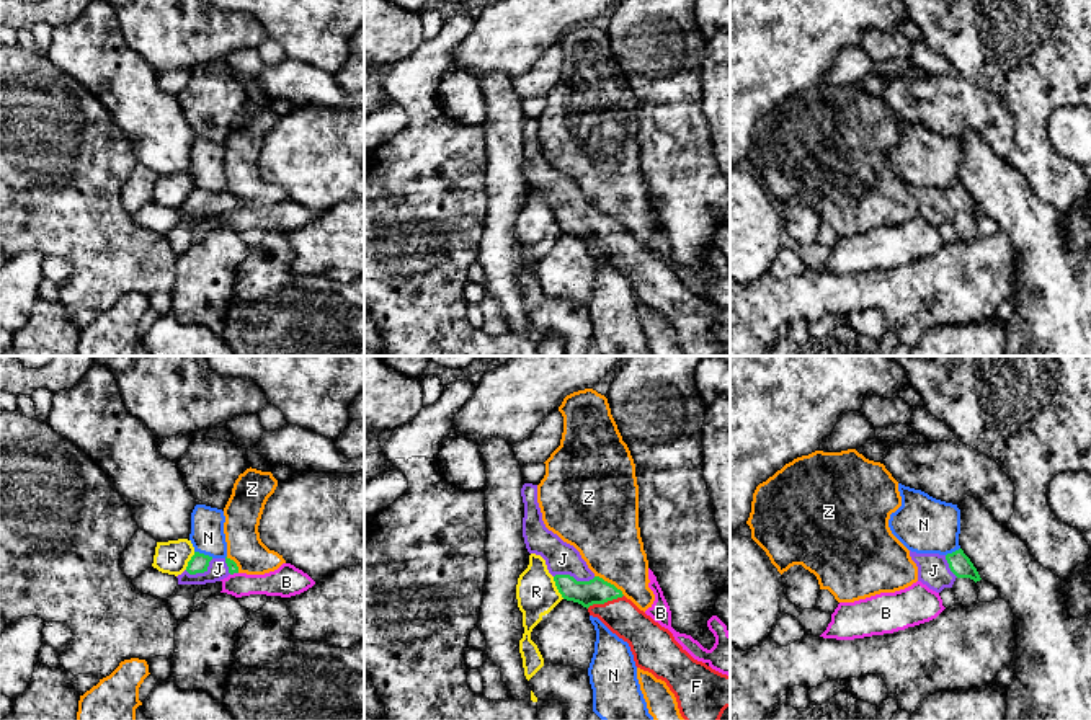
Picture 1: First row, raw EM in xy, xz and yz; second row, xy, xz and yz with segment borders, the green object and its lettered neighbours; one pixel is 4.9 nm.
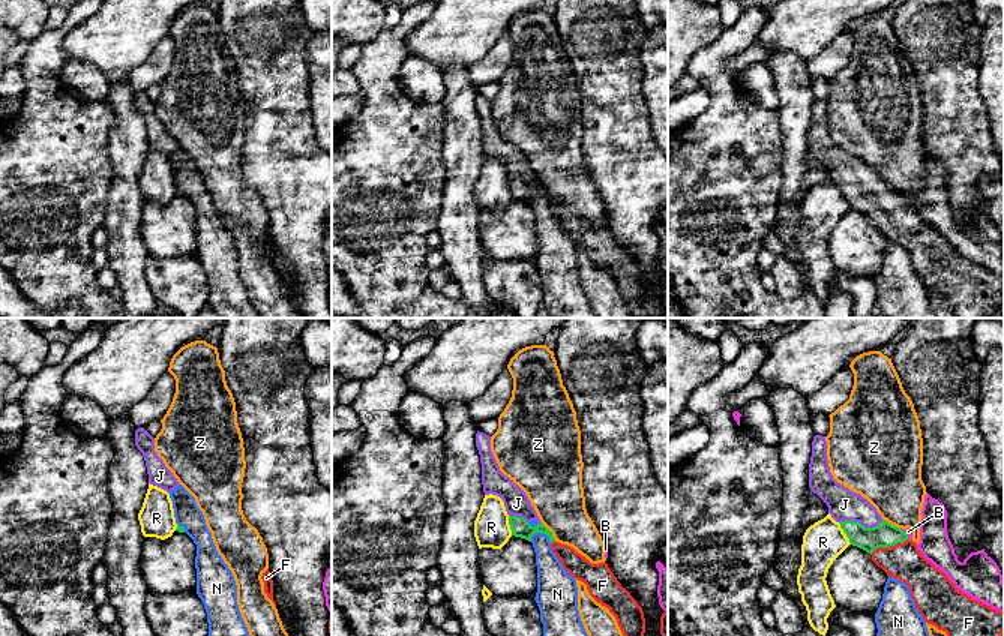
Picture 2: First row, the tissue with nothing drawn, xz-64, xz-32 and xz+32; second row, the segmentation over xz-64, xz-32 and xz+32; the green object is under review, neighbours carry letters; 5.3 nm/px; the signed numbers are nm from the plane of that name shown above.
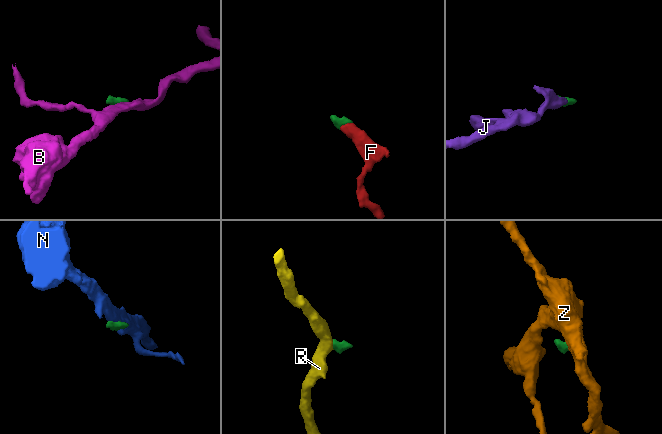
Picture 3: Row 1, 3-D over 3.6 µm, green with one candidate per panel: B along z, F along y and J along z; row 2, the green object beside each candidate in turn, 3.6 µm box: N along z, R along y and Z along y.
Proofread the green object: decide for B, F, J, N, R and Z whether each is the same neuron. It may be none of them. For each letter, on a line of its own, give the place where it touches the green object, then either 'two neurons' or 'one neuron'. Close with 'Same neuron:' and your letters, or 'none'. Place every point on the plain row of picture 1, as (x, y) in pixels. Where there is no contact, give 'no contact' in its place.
B: xy (234, 206) | two neurons
F: xz (605, 235) | one neuron
J: xz (574, 213) | one neuron
N: xy (204, 190) | two neurons
R: xz (557, 222) | two neurons
Z: xz (610, 217) | two neurons
Same neuron: F, J

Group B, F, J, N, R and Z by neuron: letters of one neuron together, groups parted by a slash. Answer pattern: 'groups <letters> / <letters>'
groups B / F J / N / R / Z

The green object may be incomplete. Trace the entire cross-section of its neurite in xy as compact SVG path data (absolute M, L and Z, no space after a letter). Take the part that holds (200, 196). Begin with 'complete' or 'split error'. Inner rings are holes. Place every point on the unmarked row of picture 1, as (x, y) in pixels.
split error; M194 186L188 196L186 204L178 209L178 219L206 219L216 217L229 209L238 207L238 201L230 193L212 193L209 189Z

